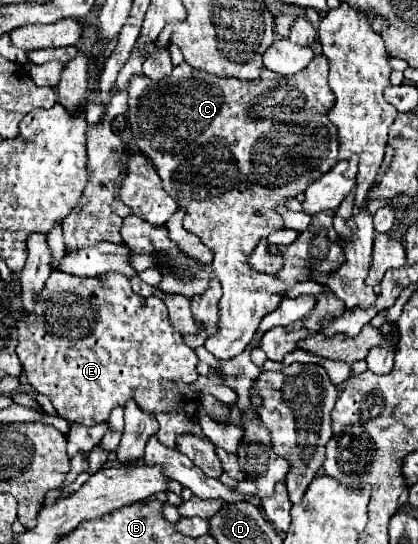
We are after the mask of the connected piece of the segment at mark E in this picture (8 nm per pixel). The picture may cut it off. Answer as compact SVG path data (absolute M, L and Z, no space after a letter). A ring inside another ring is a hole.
M54 271L34 299L34 311L22 311L22 317L18 319L16 353L28 383L36 393L46 395L52 401L58 417L92 427L106 421L116 405L124 407L128 399L134 399L140 403L142 411L150 411L150 415L158 419L160 431L156 437L160 443L166 443L166 447L174 449L176 437L182 431L196 431L202 435L196 419L198 395L188 383L176 379L196 379L198 357L194 349L184 343L182 335L170 325L162 299L136 295L126 275L110 273L94 279L74 279L74 275L62 275L62 271Z

